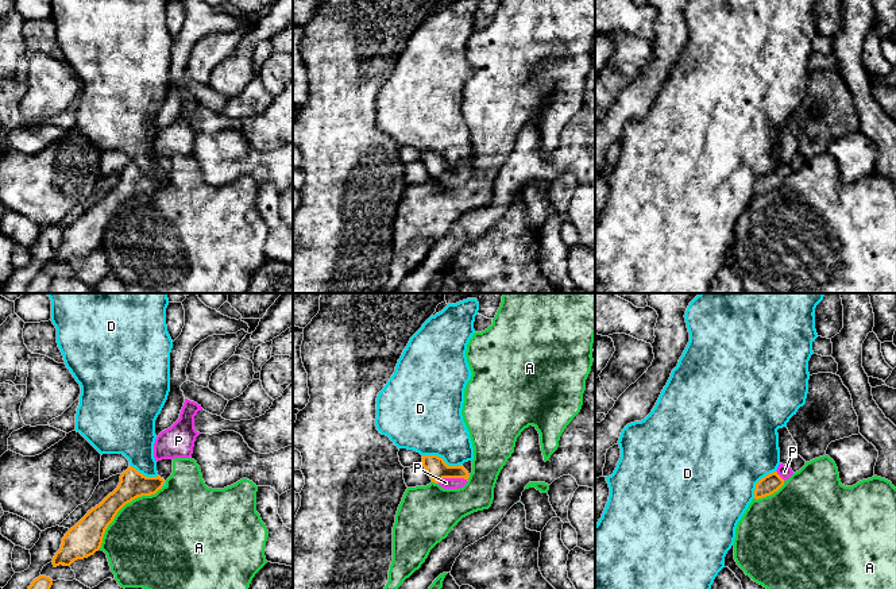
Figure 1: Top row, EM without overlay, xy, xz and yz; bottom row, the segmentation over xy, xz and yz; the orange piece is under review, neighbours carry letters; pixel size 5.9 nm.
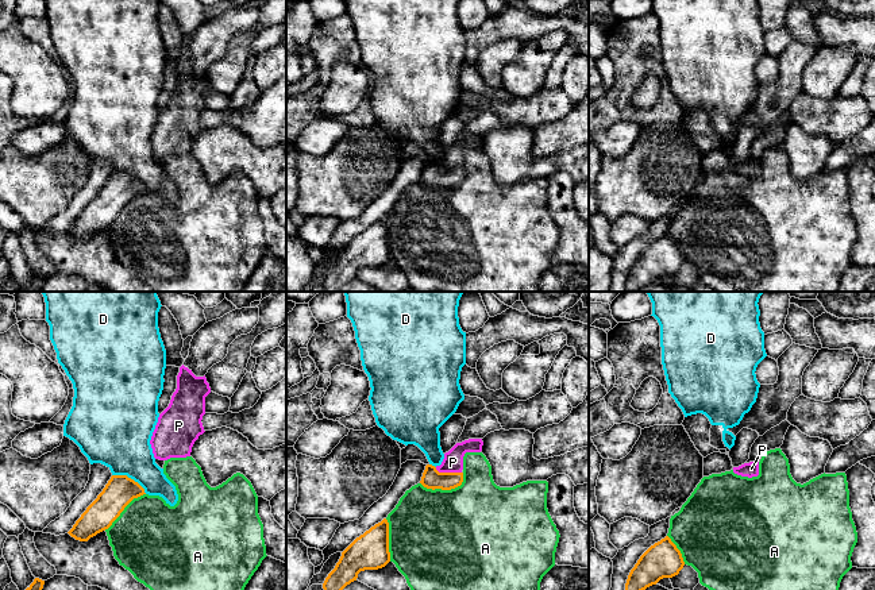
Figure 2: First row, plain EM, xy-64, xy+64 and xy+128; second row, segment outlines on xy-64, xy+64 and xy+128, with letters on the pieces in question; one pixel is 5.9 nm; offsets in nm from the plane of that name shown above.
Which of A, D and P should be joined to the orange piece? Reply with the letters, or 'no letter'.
P

